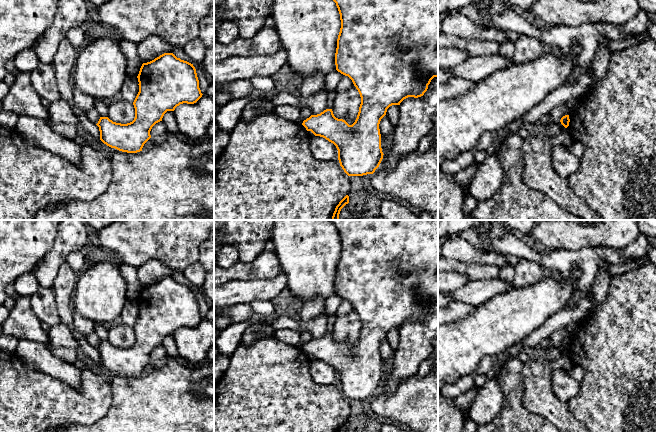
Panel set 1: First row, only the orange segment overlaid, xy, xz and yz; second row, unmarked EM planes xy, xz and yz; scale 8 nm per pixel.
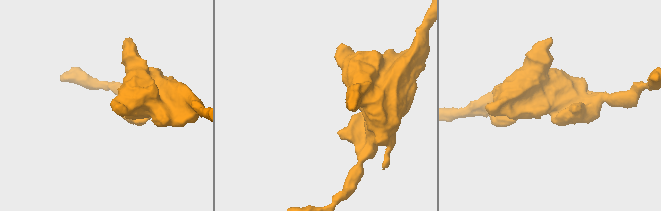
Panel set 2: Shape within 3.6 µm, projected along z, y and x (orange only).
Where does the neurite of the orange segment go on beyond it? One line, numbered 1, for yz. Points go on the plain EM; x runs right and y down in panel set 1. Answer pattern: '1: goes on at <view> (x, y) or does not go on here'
1: does not go on here

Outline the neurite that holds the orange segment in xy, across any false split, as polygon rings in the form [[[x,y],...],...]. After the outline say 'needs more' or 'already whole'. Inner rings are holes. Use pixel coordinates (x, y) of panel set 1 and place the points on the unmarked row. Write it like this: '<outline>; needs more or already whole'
[[[164,277],[143,287],[137,300],[139,316],[133,326],[135,342],[127,348],[100,341],[100,364],[122,376],[137,377],[151,362],[152,351],[162,345],[167,335],[183,327],[194,328],[201,321],[199,304],[193,288]]]; already whole

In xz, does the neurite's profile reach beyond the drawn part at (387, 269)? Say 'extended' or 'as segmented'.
as segmented

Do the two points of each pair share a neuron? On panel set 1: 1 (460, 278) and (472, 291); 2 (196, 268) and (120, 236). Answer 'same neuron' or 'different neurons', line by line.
1: different neurons
2: different neurons

